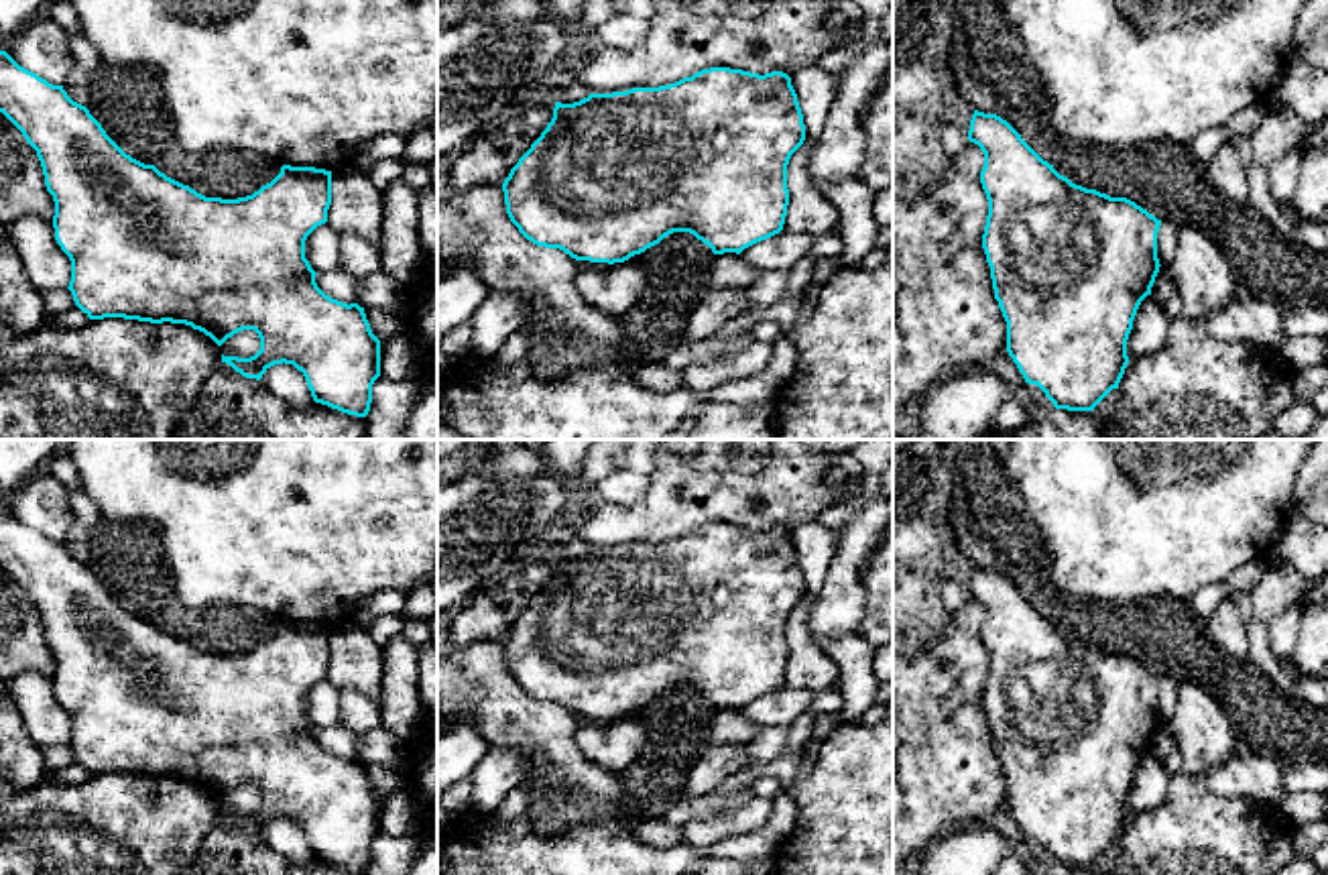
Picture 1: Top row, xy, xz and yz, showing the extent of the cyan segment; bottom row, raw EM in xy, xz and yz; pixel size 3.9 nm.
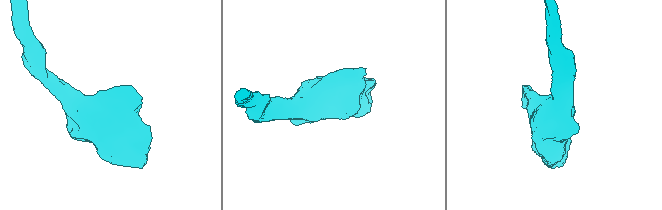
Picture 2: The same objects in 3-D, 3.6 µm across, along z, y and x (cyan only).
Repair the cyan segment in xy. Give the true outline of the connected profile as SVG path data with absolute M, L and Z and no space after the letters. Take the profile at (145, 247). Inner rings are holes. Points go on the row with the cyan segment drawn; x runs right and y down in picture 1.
M0 51L0 112L37 151L47 191L55 201L55 240L71 260L69 291L89 319L124 317L150 324L185 324L209 336L218 346L242 330L254 330L260 350L250 358L224 356L246 378L260 381L275 364L293 364L303 372L315 403L348 415L366 417L372 385L380 376L380 340L372 334L364 307L325 295L305 258L305 240L327 222L331 171L283 165L258 191L238 199L205 197L155 165L126 155L63 85L53 85L20 67Z

